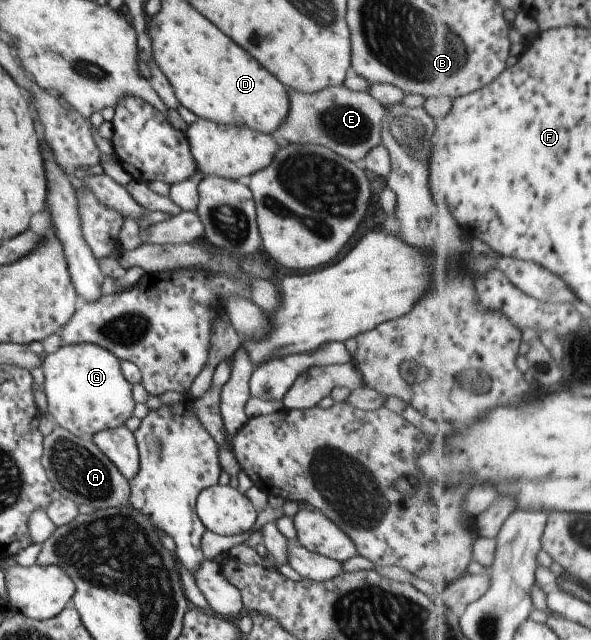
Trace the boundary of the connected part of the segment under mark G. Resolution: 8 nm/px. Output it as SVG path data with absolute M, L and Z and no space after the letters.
M92 343L65 345L54 353L48 353L41 366L44 372L43 392L48 401L48 415L53 417L58 426L77 437L92 437L102 430L124 427L133 416L136 400L132 394L132 384L124 378L120 364L122 361L110 350Z

